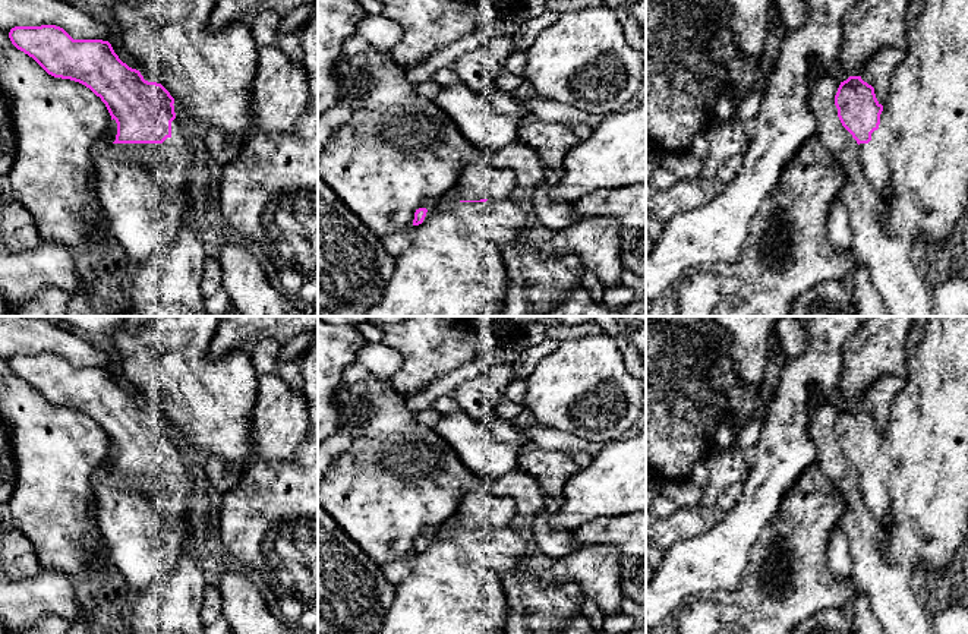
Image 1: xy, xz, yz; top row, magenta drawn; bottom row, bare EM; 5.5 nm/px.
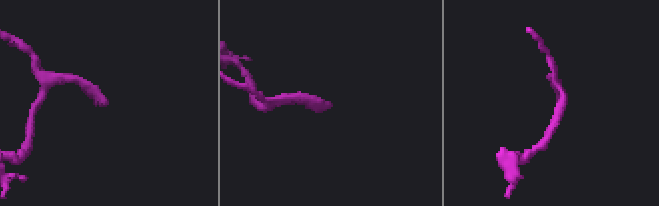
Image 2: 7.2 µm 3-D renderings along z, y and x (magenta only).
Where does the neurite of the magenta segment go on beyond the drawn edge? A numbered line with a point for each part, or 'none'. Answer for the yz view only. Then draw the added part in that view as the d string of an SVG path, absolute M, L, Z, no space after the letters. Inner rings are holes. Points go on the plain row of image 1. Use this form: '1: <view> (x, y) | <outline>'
1: yz (873, 483) | M882 455L871 461L868 471L858 473L858 488L867 510L877 518L882 529L887 527L889 492L887 476L889 461Z

